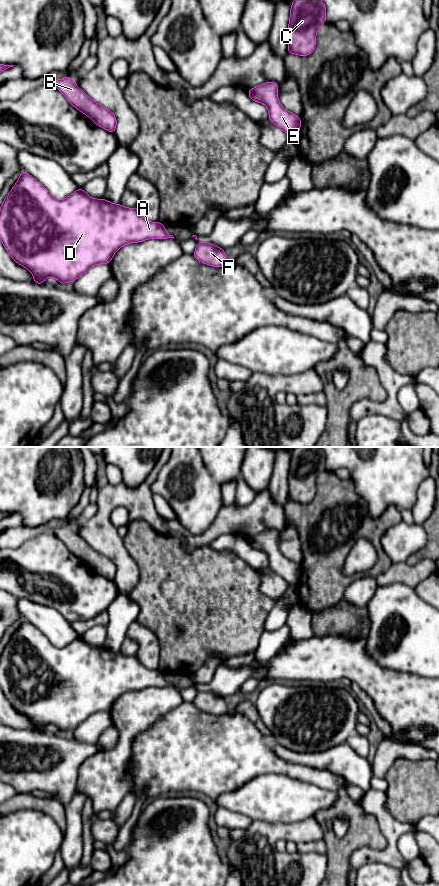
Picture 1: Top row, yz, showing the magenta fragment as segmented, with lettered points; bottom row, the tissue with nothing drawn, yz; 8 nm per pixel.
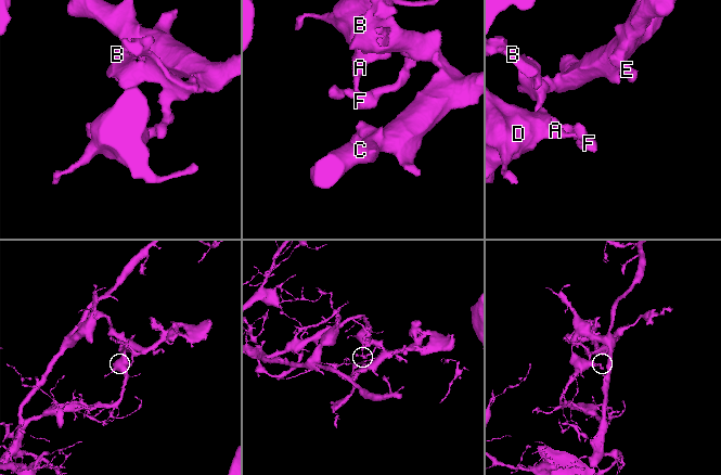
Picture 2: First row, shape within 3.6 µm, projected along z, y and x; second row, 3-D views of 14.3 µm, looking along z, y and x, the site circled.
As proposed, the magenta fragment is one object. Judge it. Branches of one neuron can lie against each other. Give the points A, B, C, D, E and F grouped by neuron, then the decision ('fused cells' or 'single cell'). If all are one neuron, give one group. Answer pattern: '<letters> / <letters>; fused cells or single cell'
A D / B C E F; fused cells

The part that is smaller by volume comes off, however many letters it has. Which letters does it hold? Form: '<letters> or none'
B, C, E, F

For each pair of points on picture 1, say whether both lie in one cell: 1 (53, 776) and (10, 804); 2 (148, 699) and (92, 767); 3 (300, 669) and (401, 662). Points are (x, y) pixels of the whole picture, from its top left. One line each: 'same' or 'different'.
1: different
2: same
3: different

